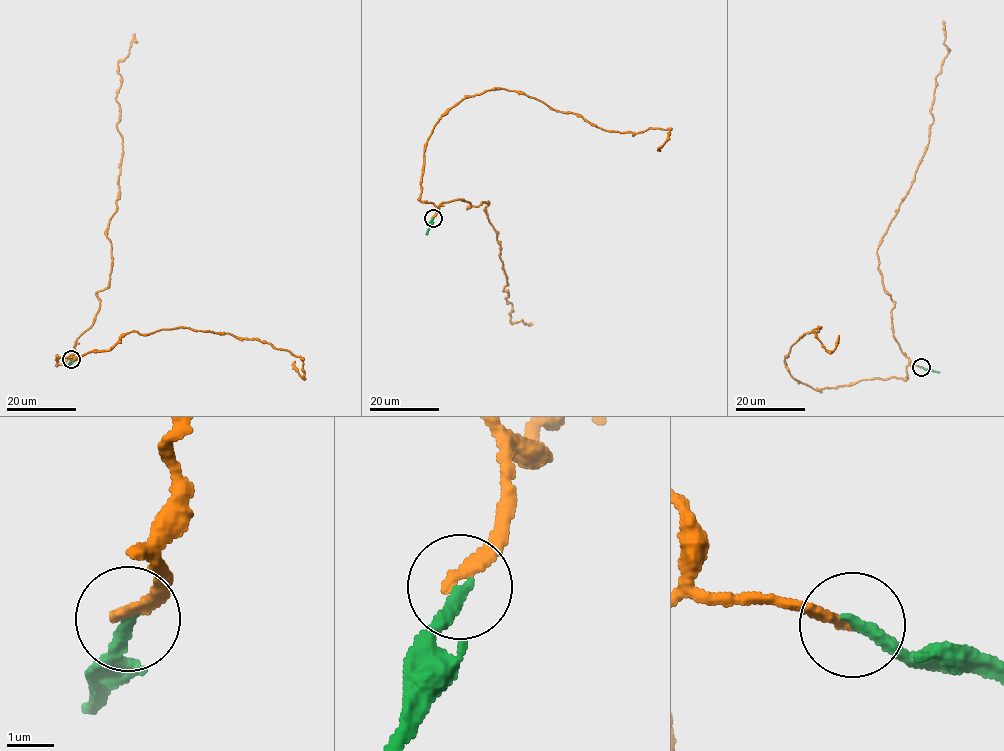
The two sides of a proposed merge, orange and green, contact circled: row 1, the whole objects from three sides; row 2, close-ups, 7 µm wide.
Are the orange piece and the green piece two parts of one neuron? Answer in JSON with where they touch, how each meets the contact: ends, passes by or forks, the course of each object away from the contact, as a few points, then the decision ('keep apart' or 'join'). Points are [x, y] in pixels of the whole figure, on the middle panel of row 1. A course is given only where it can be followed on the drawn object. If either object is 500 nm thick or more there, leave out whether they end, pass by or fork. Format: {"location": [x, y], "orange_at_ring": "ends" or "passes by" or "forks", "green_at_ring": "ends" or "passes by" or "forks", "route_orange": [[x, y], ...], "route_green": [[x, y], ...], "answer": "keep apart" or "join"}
{"location": [433, 218], "orange_at_ring": "ends", "green_at_ring": "ends", "route_orange": [[432, 218], [435, 205], [419, 199], [425, 146], [466, 97], [505, 89], [607, 131], [668, 128], [660, 151]], "route_green": [[432, 218], [427, 235]], "answer": "keep apart"}

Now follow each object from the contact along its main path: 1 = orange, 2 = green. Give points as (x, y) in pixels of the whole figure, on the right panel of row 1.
1: (921, 367), (832, 388), (794, 378), (784, 359), (799, 337), (818, 326), (832, 351), (839, 335)
2: (921, 367), (940, 372)

